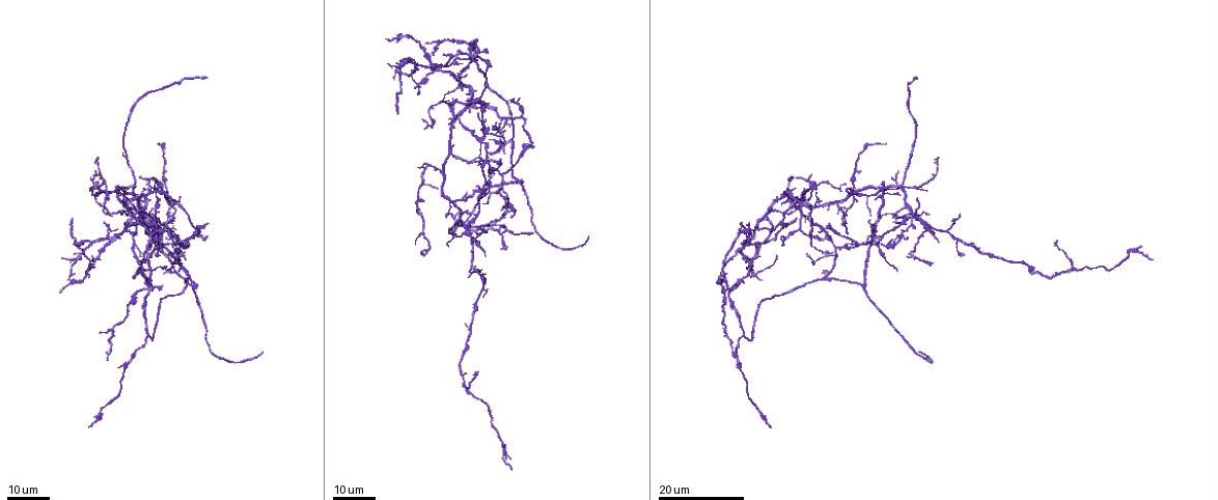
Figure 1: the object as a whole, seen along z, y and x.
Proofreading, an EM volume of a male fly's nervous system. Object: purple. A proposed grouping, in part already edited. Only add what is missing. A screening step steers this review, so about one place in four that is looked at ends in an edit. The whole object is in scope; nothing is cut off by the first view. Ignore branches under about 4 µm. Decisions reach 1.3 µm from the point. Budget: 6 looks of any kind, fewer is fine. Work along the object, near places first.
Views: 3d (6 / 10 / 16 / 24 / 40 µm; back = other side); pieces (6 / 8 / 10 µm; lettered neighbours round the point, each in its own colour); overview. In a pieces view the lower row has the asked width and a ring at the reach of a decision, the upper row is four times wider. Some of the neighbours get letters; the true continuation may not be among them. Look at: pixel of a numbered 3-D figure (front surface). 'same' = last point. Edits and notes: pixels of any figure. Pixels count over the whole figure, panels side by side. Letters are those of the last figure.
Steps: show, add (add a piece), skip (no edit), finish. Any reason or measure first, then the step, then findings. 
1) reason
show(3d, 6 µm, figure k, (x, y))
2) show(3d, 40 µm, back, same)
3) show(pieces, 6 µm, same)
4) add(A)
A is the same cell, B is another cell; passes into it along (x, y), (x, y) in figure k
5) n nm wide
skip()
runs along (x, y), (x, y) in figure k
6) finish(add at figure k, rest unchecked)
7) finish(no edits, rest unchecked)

an open end
show(3d, 24 µm, figure 1, (531, 232))

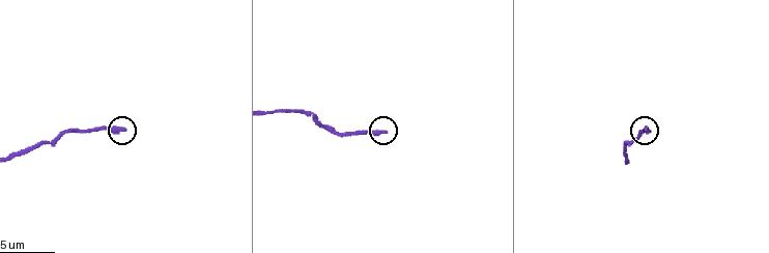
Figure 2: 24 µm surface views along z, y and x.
show(pieces, 8 µm, figure 2, (383, 133))

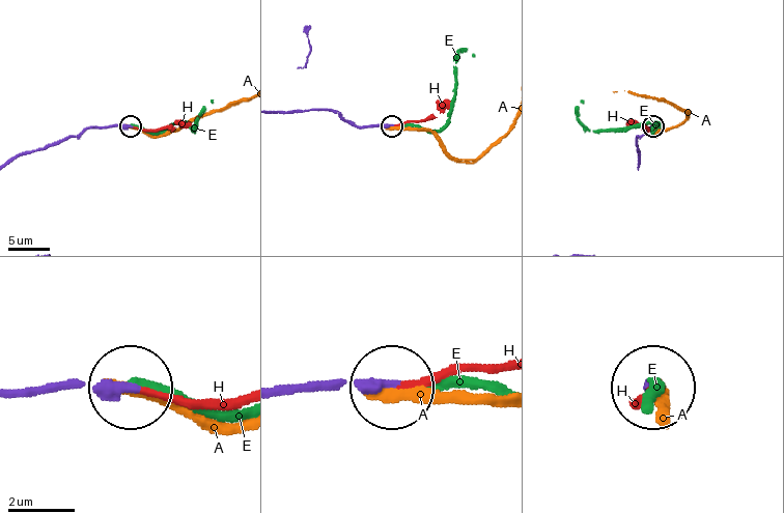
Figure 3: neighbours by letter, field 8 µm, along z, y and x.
add(H)
H is the same cell, A and E are other cells; passes into it along (305, 388), (378, 379), (411, 388), (462, 371), (503, 371) in figure 3; the neuron continues

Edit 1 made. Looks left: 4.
an open end
show(3d, 24 µm, figure 1, (918, 196))

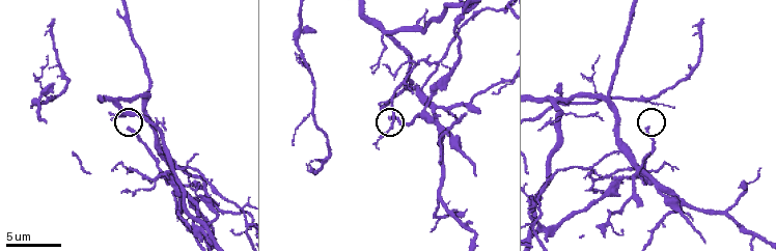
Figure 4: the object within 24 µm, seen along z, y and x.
show(pieces, 8 µm, figure 4, (128, 130))

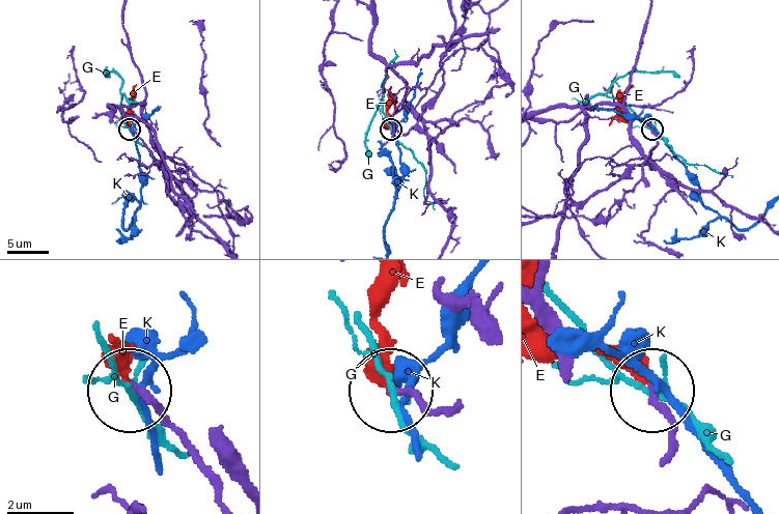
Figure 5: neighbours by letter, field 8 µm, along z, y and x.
220 nm wide
add(E)
E is the same cell, G and K are other cells; the neuron continues

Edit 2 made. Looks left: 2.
finish(add at figure 3, add at figure 5, rest unchecked)

